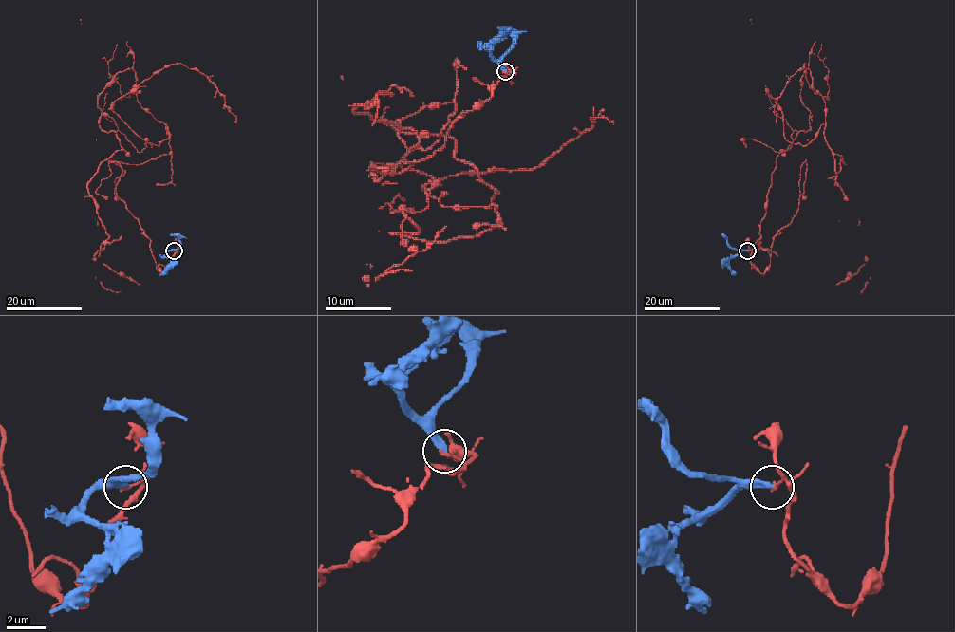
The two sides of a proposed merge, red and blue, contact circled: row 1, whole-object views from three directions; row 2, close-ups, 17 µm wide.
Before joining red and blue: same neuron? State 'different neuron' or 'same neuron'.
different neuron

